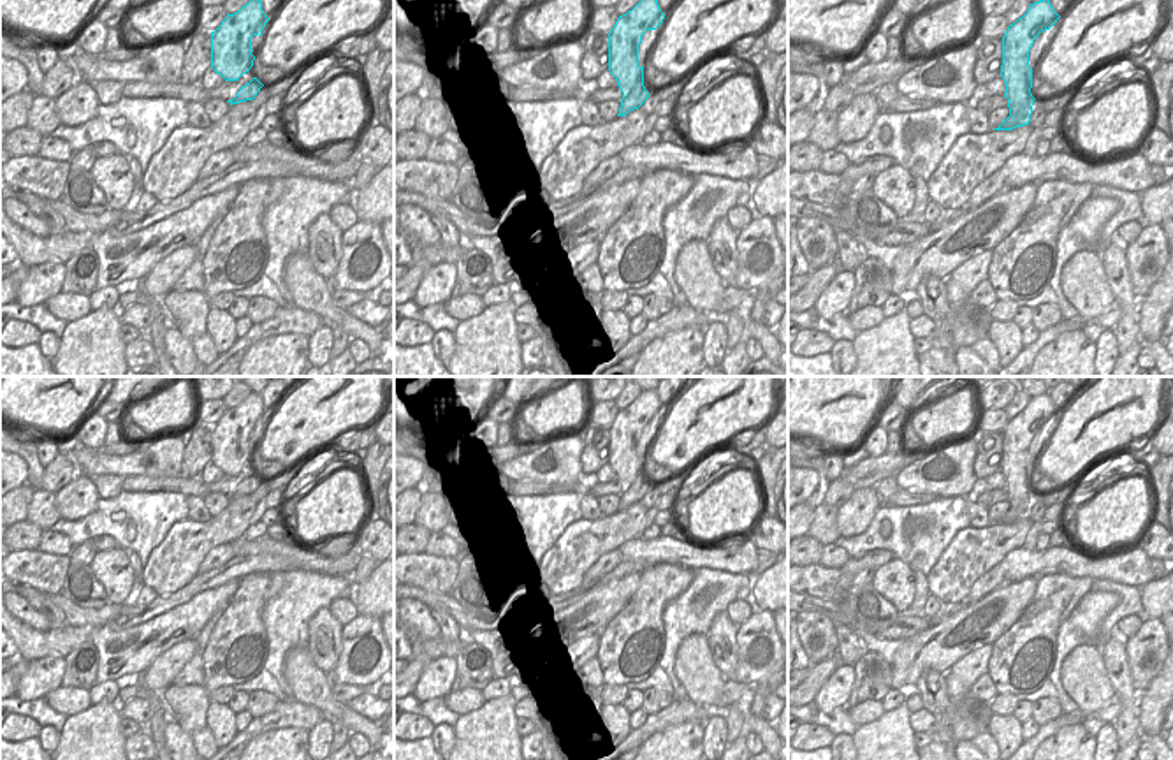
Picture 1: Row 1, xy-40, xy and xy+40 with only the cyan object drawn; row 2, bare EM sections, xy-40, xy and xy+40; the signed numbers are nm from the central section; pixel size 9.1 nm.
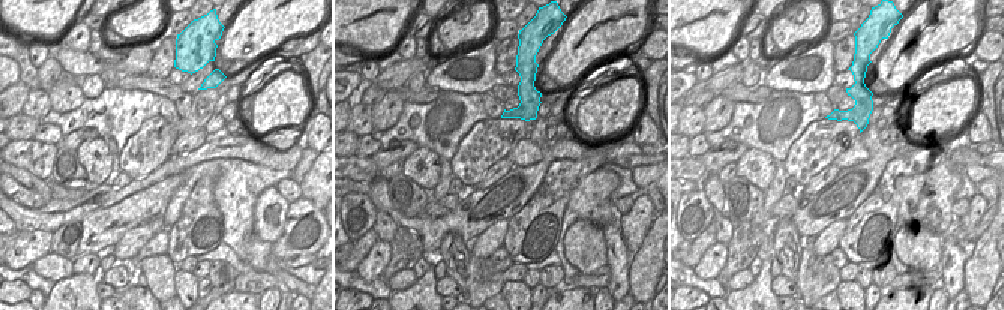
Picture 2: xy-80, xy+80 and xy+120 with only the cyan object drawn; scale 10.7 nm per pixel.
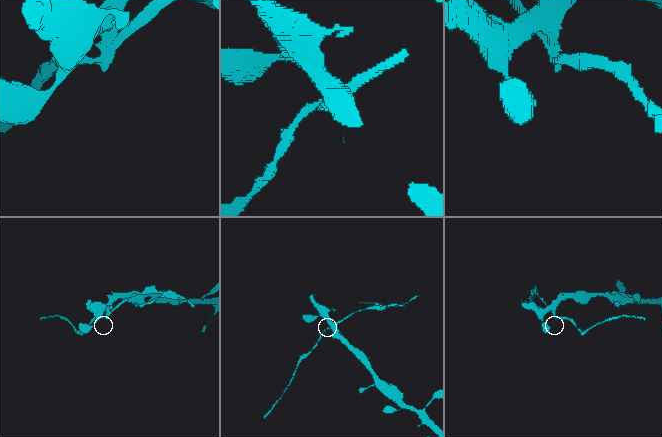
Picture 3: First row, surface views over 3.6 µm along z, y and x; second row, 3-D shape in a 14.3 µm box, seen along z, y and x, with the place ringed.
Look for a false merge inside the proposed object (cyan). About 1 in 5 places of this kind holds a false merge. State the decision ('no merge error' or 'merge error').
merge error

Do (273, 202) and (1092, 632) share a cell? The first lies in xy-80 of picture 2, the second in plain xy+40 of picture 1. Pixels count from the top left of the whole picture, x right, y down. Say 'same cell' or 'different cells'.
different cells

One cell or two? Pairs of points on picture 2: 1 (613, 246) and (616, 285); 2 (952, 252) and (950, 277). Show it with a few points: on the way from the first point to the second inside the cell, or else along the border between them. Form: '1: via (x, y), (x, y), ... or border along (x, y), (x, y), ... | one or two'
1: via (617, 255), (617, 276) | one
2: via (952, 258), (952, 271) | one

